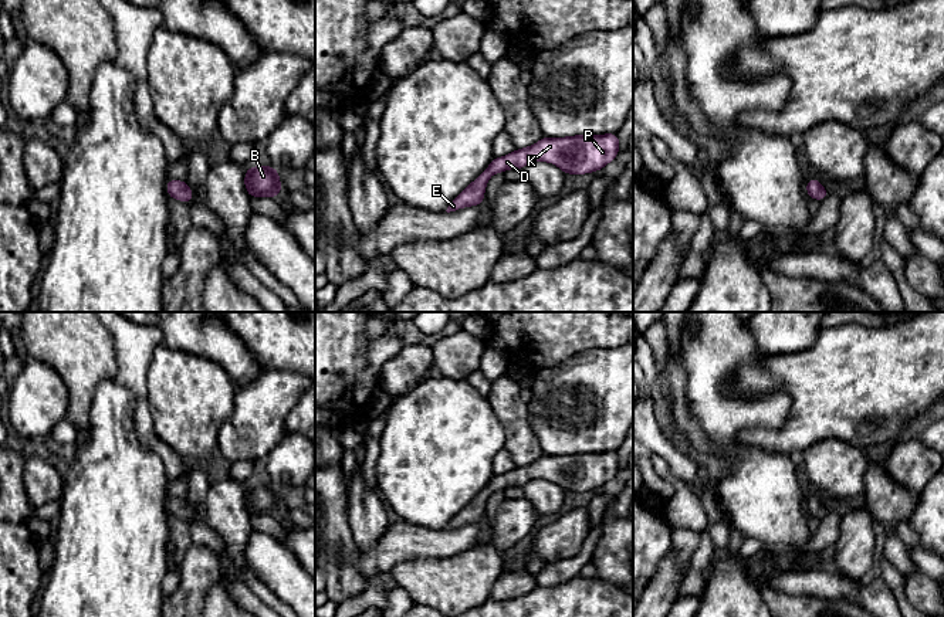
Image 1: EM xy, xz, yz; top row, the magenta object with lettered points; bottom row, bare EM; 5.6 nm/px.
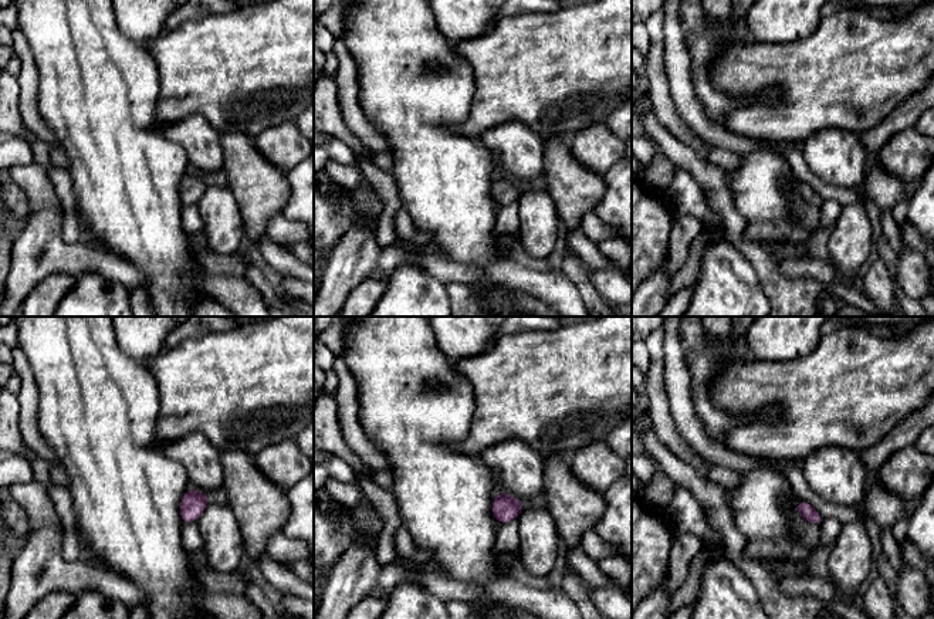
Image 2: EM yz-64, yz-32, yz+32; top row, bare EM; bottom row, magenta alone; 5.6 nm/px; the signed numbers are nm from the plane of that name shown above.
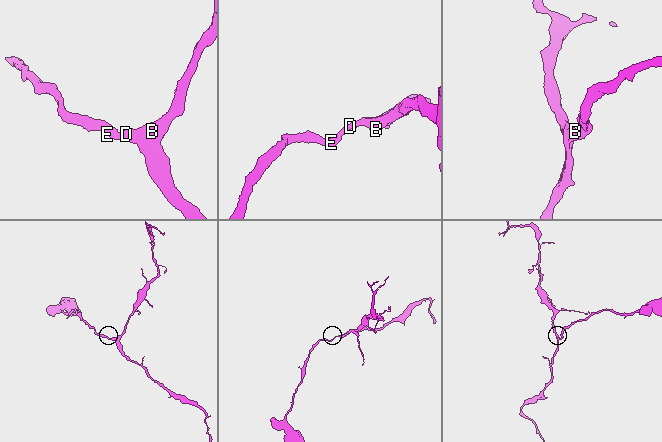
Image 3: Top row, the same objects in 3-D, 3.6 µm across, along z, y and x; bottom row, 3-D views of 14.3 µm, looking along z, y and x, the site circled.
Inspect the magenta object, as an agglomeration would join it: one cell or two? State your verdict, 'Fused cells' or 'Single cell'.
Single cell

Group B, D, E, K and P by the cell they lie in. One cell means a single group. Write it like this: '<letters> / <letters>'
B D E K P

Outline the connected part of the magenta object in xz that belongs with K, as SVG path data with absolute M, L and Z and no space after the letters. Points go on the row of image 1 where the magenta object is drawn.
M618 133L544 136L537 143L515 149L507 156L494 157L488 167L471 182L447 207L447 213L470 206L483 206L490 177L508 169L524 169L531 162L548 162L565 174L599 172L620 152Z

